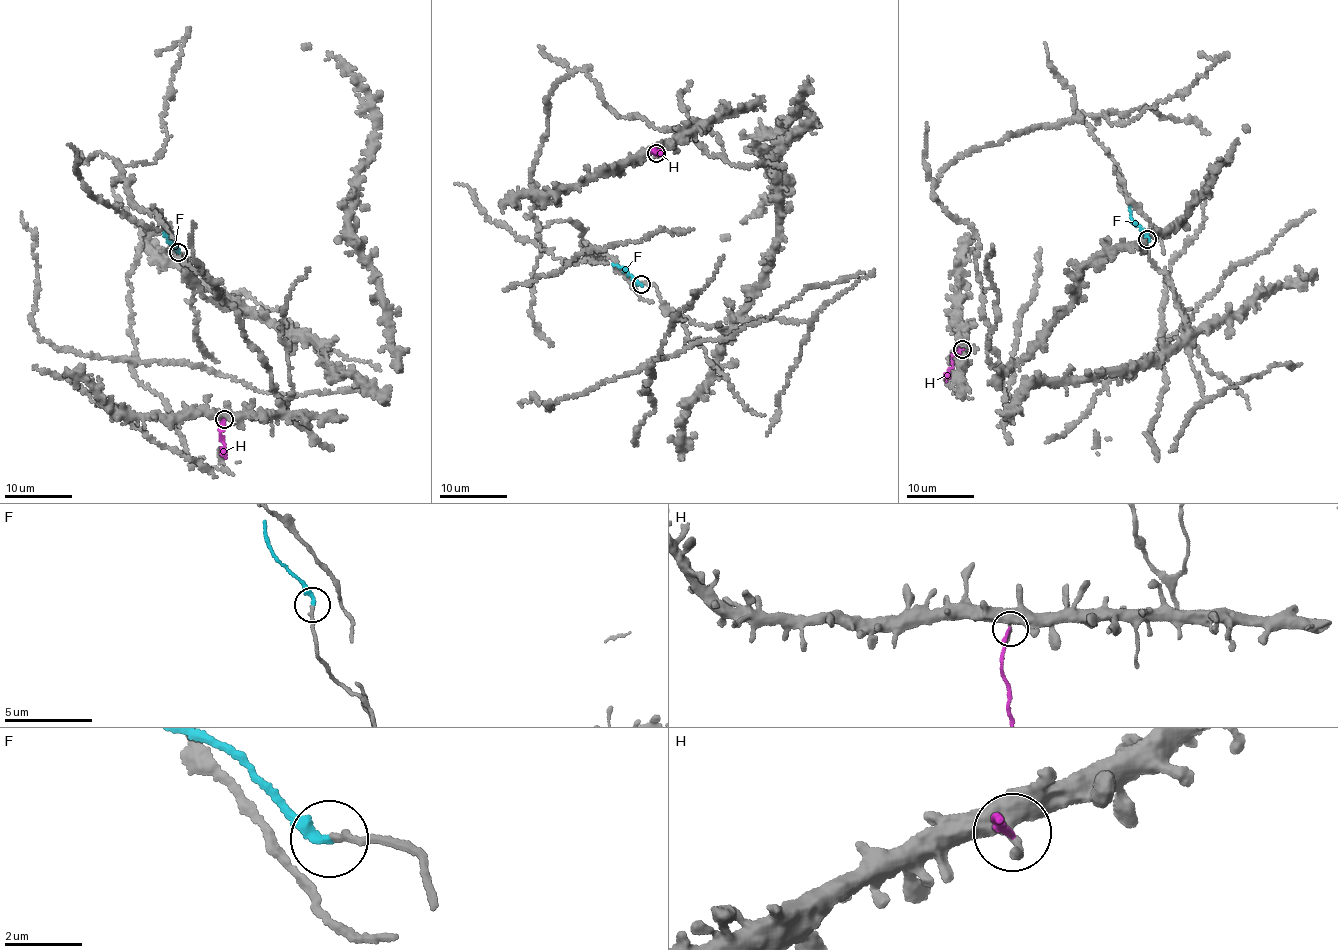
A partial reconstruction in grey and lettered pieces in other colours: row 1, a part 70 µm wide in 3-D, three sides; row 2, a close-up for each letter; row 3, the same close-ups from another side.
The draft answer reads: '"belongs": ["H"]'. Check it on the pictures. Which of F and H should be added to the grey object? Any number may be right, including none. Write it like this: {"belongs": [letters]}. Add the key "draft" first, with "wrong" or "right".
{"draft": "wrong", "belongs": ["F"]}

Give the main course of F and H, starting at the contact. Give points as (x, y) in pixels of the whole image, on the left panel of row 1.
F: (178, 252), (177, 247), (163, 233)
H: (224, 419), (220, 432), (226, 456)

